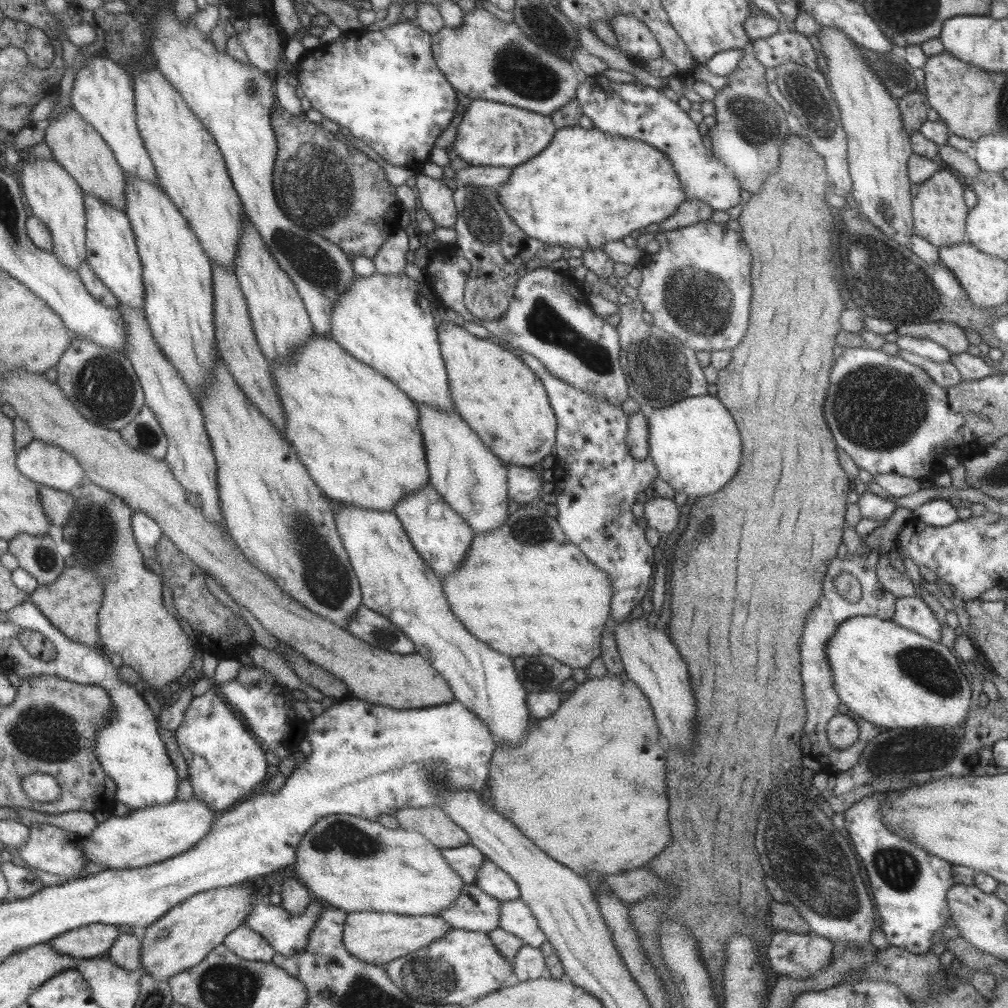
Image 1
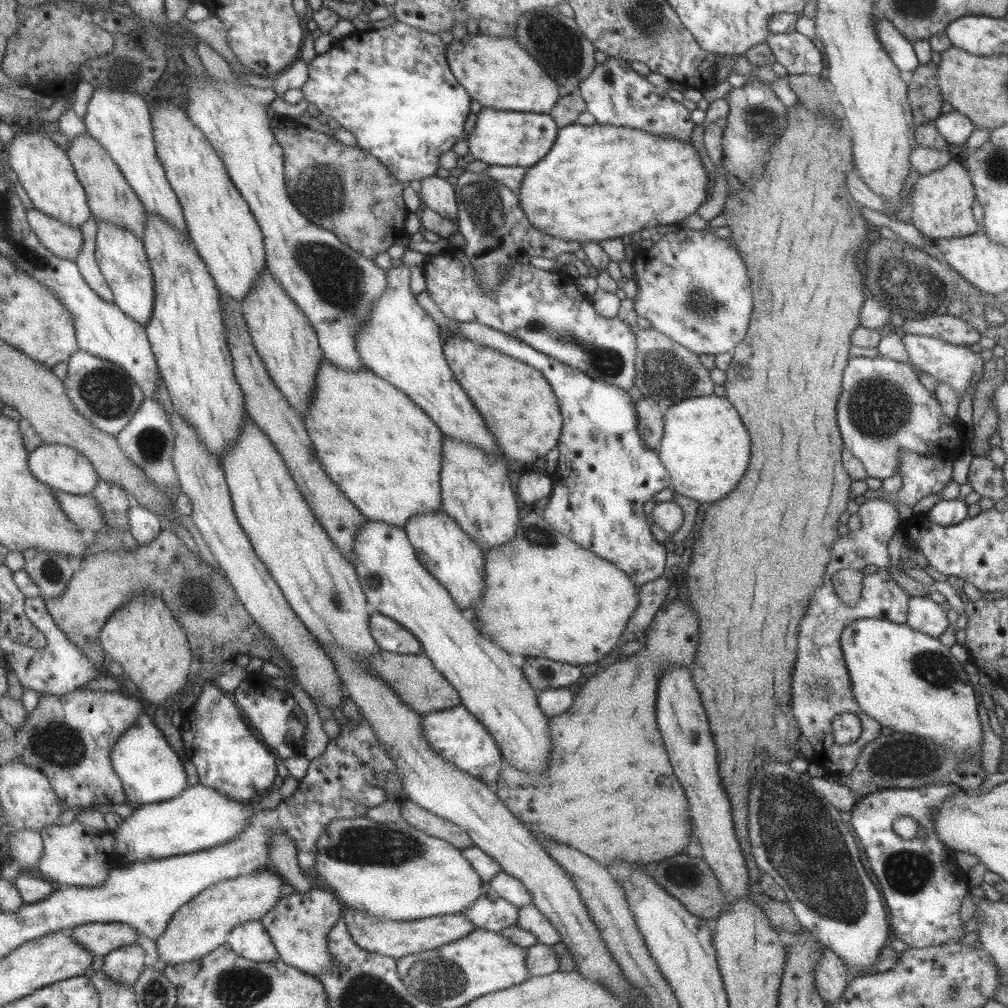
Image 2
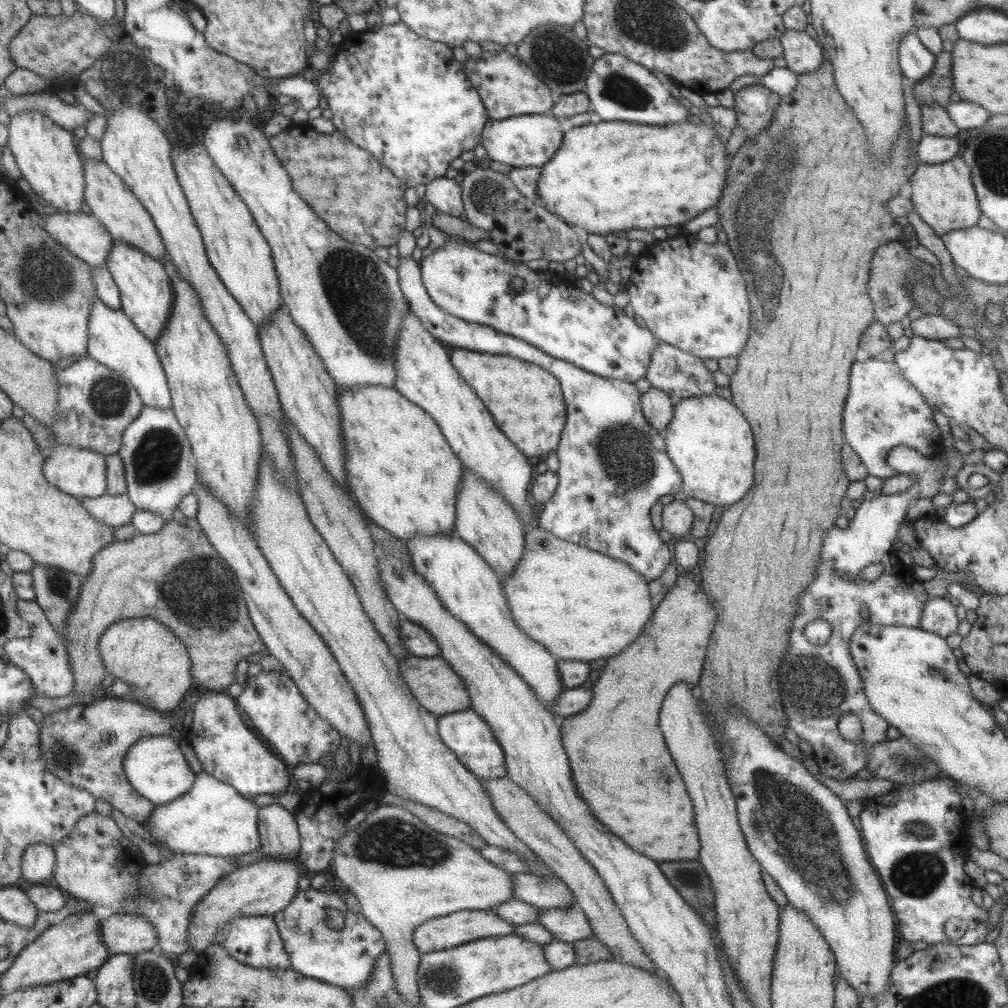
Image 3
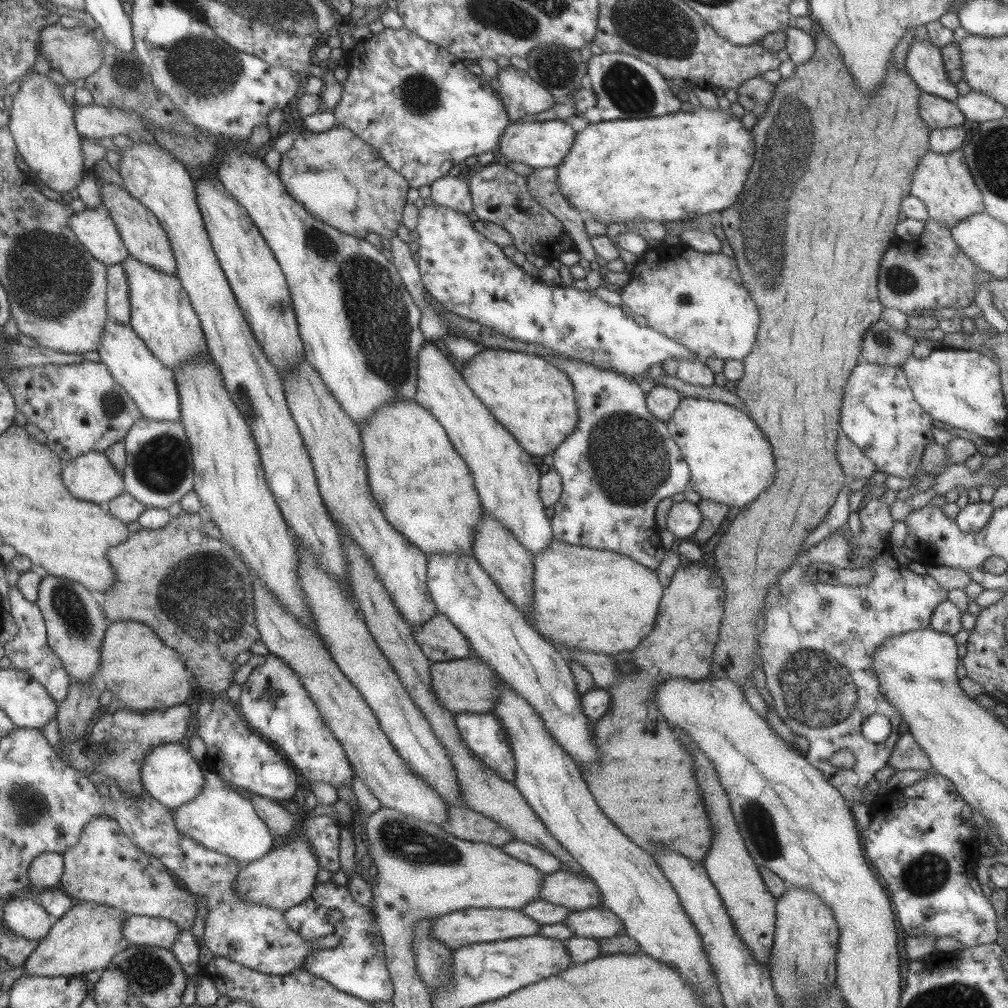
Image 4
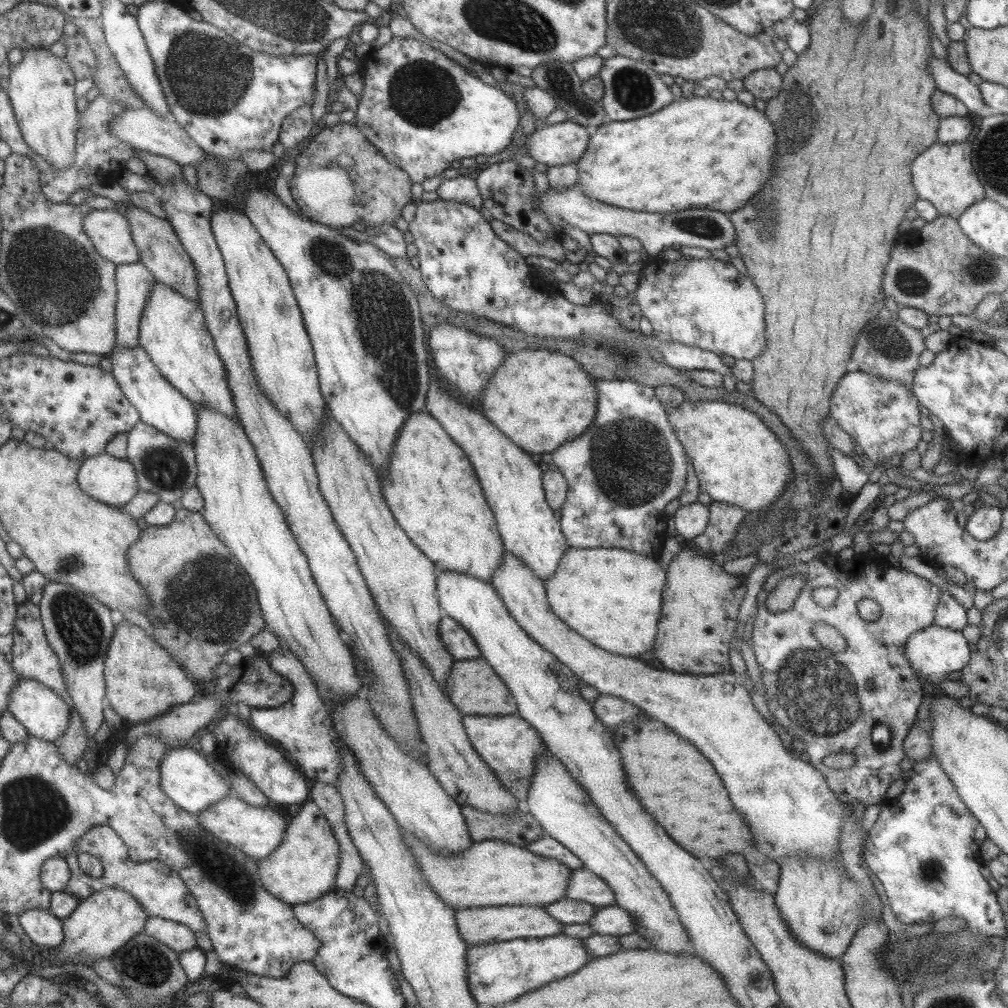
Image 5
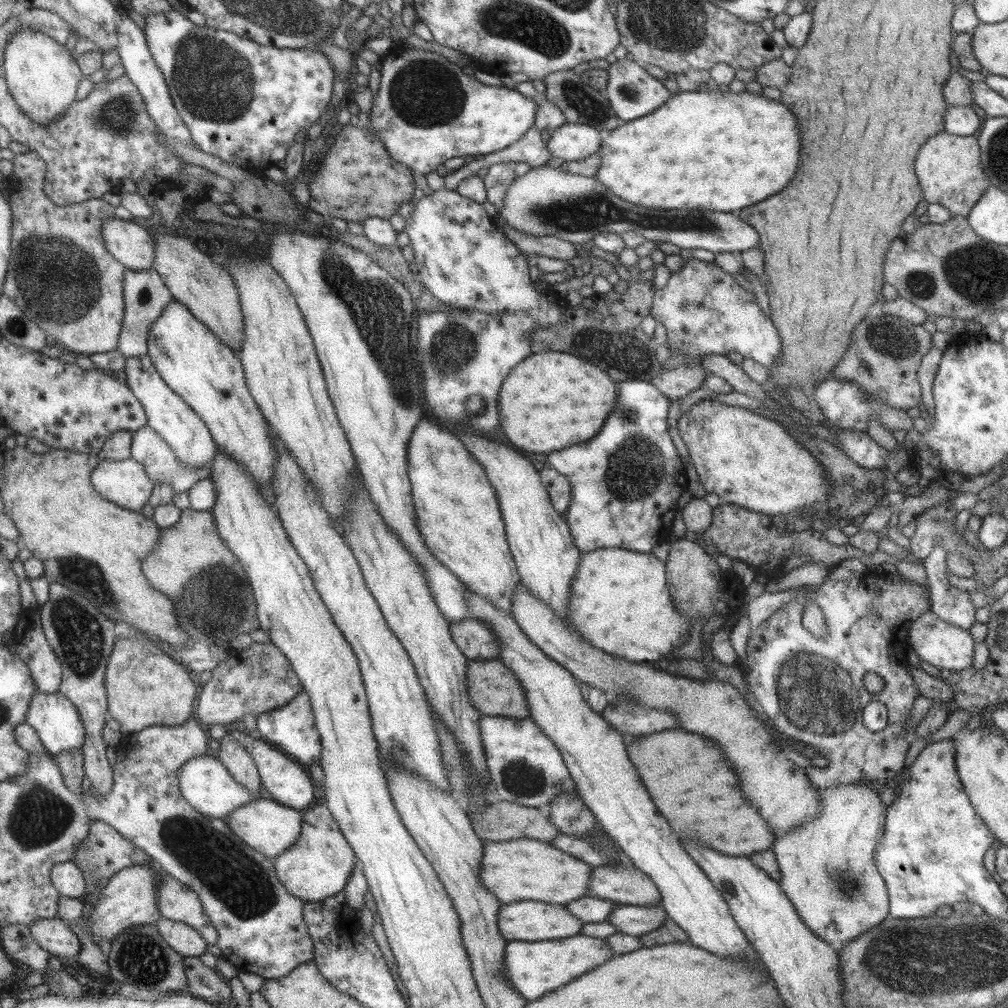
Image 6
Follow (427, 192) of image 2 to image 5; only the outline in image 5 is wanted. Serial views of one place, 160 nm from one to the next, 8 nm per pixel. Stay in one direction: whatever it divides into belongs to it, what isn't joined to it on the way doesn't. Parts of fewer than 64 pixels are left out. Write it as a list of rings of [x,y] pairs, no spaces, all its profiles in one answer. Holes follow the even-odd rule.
[[[461,174],[451,179],[443,178],[434,191],[441,200],[452,200],[477,209],[482,206],[482,198],[477,190],[475,181],[471,178],[463,177]]]

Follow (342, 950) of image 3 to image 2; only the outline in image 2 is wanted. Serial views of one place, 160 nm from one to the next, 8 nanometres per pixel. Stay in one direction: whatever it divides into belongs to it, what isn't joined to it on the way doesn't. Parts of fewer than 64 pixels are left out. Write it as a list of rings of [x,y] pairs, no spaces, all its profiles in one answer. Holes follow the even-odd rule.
[[[310,889],[303,894],[292,893],[281,898],[259,921],[276,948],[278,959],[286,965],[314,976],[321,971],[328,971],[332,965],[326,949],[326,934],[330,926],[341,917],[344,908],[331,889]]]

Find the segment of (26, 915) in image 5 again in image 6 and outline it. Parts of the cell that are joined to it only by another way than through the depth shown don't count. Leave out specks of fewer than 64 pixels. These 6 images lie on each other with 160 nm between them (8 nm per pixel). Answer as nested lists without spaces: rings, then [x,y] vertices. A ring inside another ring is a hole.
[[[57,916],[36,920],[28,929],[43,950],[59,958],[75,956],[79,950],[78,936]]]

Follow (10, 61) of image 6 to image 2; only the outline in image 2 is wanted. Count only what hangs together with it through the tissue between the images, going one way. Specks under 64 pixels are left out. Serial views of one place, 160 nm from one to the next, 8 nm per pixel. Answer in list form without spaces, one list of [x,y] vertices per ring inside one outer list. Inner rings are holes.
[[[49,128],[43,132],[17,133],[3,152],[6,168],[15,172],[18,190],[29,207],[40,210],[65,226],[79,228],[93,214],[68,156],[49,139],[48,133]]]

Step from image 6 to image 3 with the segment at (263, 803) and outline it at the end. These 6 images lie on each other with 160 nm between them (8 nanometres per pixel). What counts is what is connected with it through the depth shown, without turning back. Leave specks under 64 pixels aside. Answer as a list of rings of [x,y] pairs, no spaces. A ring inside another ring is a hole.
[[[201,772],[195,776],[193,786],[183,796],[167,804],[155,805],[145,821],[145,827],[149,837],[156,842],[156,846],[164,846],[172,854],[237,857],[259,848],[257,814],[258,807],[253,802],[242,798],[231,786]]]

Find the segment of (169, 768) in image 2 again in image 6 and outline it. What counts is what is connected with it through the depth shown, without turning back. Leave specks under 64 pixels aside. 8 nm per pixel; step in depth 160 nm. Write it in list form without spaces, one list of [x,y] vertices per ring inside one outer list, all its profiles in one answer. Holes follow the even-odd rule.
[[[206,755],[191,758],[189,762],[185,762],[179,768],[179,772],[177,772],[177,787],[179,787],[181,797],[187,801],[189,806],[193,807],[193,810],[203,816],[215,819],[221,819],[223,816],[227,816],[228,812],[234,808],[264,796],[263,792],[257,792],[255,797],[249,795],[247,789],[241,787],[231,778],[231,775],[227,773],[227,769],[221,765],[219,759]]]

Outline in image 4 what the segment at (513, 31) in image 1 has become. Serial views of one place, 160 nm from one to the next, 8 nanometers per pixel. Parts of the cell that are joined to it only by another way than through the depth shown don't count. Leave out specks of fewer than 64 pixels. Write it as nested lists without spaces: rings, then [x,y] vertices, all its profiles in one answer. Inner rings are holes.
[[[512,65],[500,68],[495,78],[488,82],[490,88],[496,90],[497,98],[511,123],[552,108],[556,102],[546,88]]]

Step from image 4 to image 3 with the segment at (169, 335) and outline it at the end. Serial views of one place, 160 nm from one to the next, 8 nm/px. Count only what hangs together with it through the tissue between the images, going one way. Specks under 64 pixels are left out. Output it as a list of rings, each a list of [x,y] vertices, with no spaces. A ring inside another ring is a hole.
[[[120,240],[112,242],[103,265],[107,267],[113,283],[119,290],[120,310],[149,342],[155,344],[165,321],[169,318],[173,304],[173,291],[169,285],[170,274],[159,260]]]

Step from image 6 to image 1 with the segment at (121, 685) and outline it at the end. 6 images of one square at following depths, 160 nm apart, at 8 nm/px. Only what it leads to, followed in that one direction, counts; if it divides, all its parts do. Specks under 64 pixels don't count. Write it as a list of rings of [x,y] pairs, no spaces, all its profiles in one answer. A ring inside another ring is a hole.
[[[86,480],[71,492],[74,495],[73,506],[66,521],[62,524],[62,538],[71,544],[71,558],[74,566],[88,568],[100,578],[102,584],[102,601],[97,611],[97,632],[100,638],[99,646],[106,653],[114,652],[122,658],[122,664],[130,666],[144,680],[145,686],[161,688],[169,682],[176,682],[185,668],[191,666],[195,642],[190,632],[180,619],[175,619],[167,613],[162,600],[160,576],[145,567],[144,557],[137,549],[130,518],[132,510],[121,498],[112,492]]]

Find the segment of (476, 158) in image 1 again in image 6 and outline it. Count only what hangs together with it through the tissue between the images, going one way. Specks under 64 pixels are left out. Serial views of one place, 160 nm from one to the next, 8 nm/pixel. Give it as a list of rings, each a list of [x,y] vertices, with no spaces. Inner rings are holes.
[[[565,122],[552,130],[545,148],[550,156],[561,158],[565,162],[583,160],[596,154],[602,134],[586,124]]]

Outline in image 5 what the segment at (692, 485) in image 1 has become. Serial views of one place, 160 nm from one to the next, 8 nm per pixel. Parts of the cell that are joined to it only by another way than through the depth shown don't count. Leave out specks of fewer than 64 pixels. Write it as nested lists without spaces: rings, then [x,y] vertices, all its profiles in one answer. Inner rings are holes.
[[[685,398],[669,411],[668,420],[677,440],[682,444],[686,458],[691,461],[698,480],[698,490],[707,492],[711,500],[737,505],[745,511],[767,509],[783,490],[787,490],[785,484],[791,484],[793,474],[790,456],[781,448],[773,432],[742,406],[716,400],[692,401]]]

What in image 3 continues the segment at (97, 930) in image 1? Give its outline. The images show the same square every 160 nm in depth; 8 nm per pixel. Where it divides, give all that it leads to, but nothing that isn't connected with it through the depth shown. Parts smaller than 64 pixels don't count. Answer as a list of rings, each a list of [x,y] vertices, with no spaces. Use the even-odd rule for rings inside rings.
[[[113,913],[98,922],[99,936],[109,955],[135,955],[139,951],[156,950],[156,930],[142,916]]]

